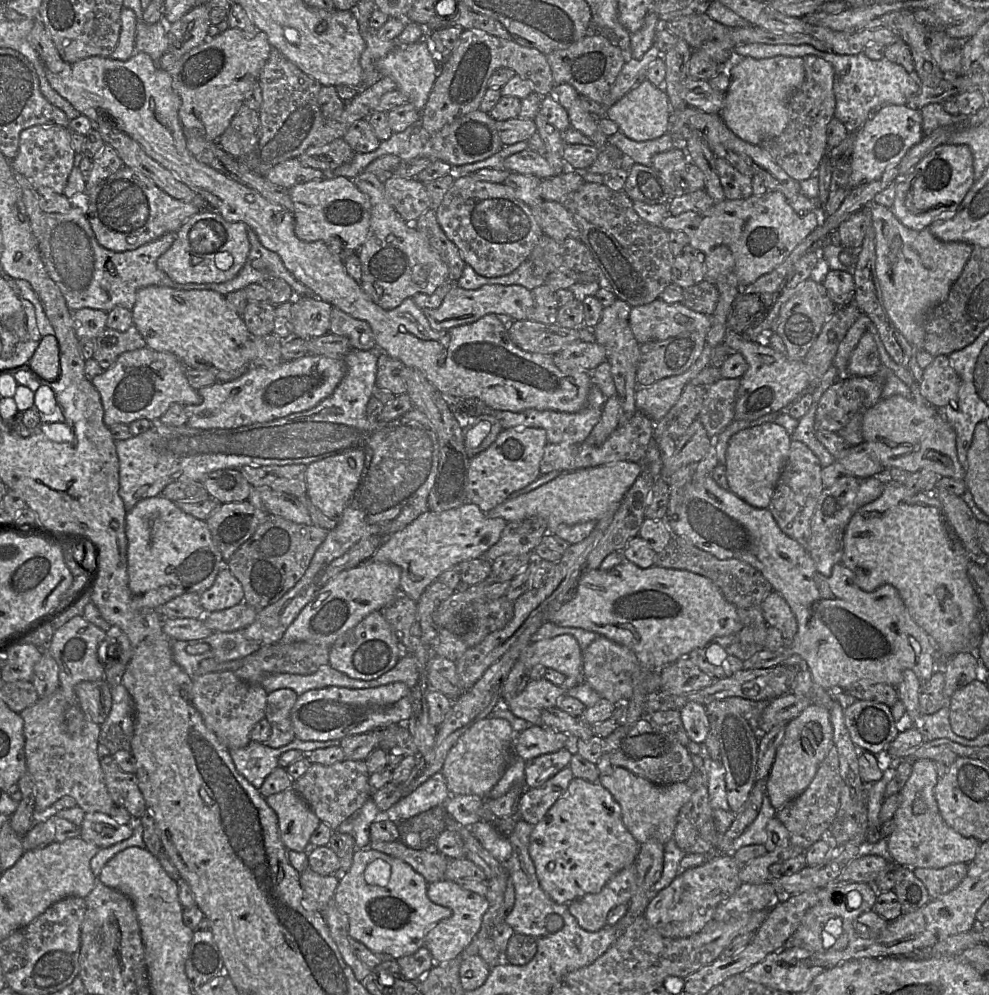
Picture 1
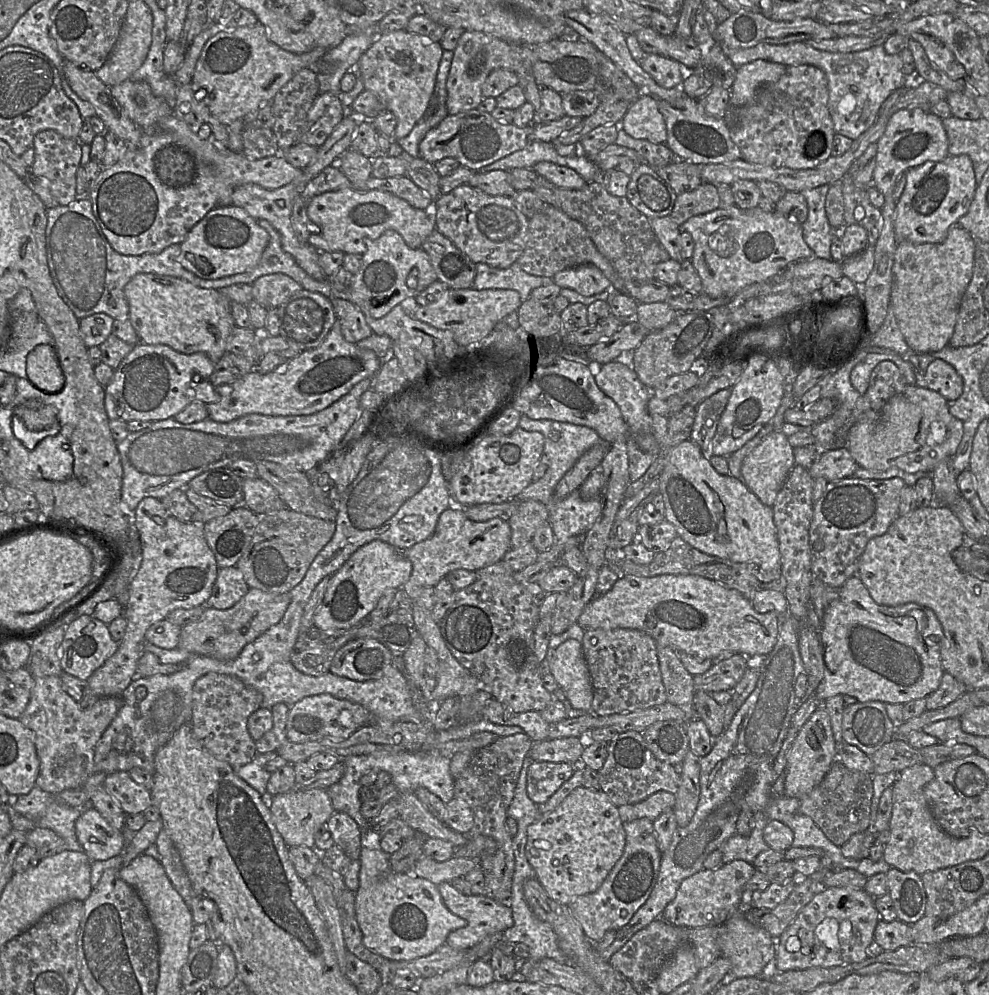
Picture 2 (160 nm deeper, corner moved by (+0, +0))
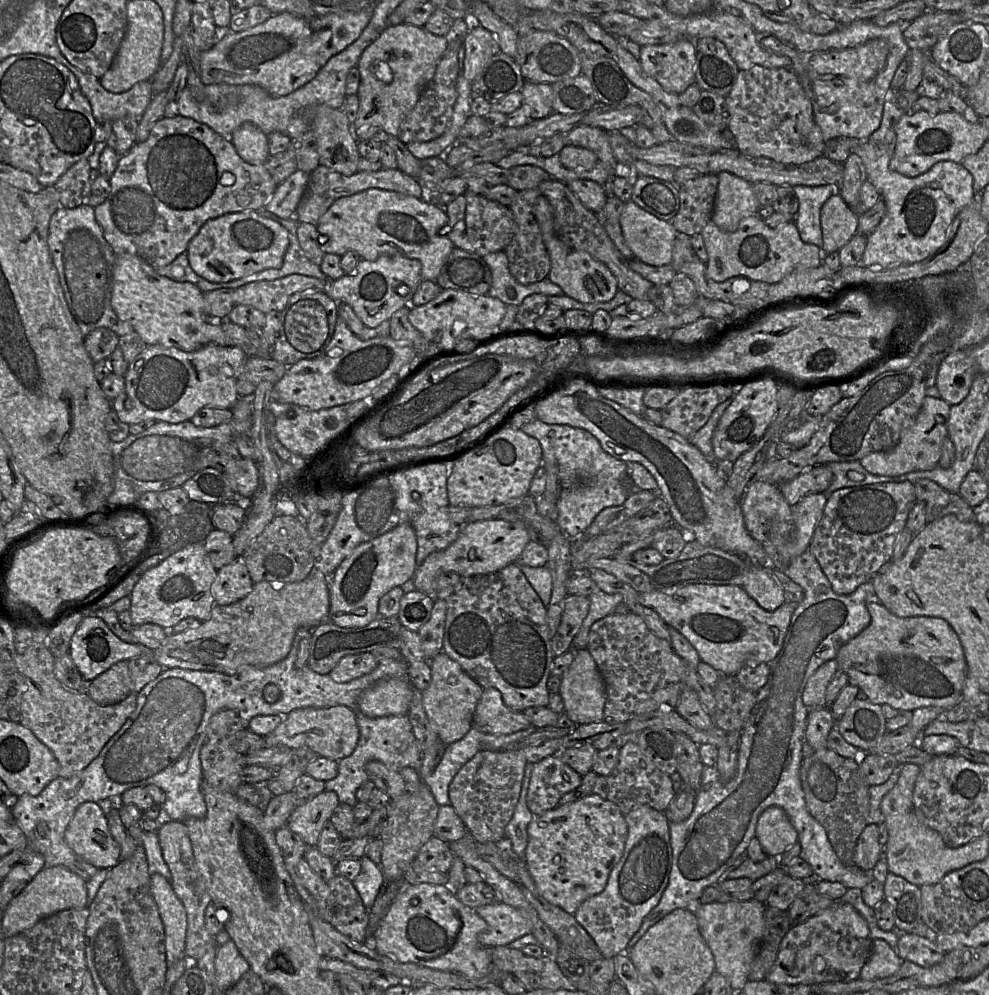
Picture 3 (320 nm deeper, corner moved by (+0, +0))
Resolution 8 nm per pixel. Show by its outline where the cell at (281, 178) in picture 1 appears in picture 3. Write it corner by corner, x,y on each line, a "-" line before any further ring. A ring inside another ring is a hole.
181,115
163,116
144,142
135,143
129,151
120,155
109,184
108,197
94,208
95,219
107,243
115,253
137,256
153,268
166,266
186,252
189,241
209,219
228,213
258,212
278,186
265,164
245,162
230,140
209,126

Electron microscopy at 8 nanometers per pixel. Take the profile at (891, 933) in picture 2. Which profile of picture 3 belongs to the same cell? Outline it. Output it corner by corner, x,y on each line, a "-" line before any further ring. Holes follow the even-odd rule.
900,933
896,952
902,960
929,967
942,962
945,953
926,937
915,933

